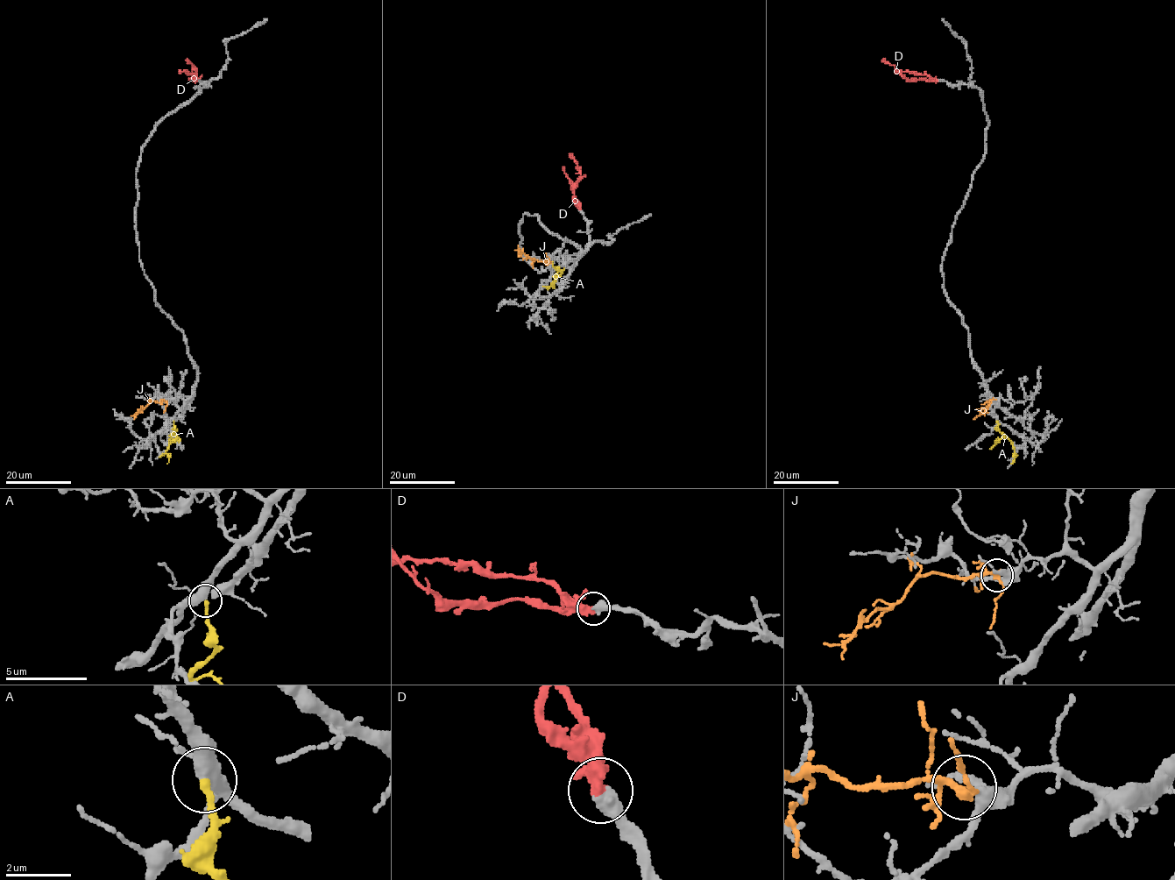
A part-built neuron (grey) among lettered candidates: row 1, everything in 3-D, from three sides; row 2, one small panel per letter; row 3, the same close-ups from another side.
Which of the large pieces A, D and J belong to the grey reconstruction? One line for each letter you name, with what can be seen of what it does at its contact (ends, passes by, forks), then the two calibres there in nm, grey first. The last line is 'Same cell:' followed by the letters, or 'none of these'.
A: It ends there. Thickness 380 nm (grey) against 240 nm
D: It ends there. Thickness 500 nm (grey) against 480 nm
Same cell: A, D

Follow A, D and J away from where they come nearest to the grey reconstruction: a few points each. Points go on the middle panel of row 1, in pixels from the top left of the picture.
A: (557, 268), (549, 287), (553, 286), (550, 283)
D: (579, 209), (573, 202), (574, 187), (580, 170), (569, 152)
J: (549, 261), (532, 260), (520, 251), (519, 245)

